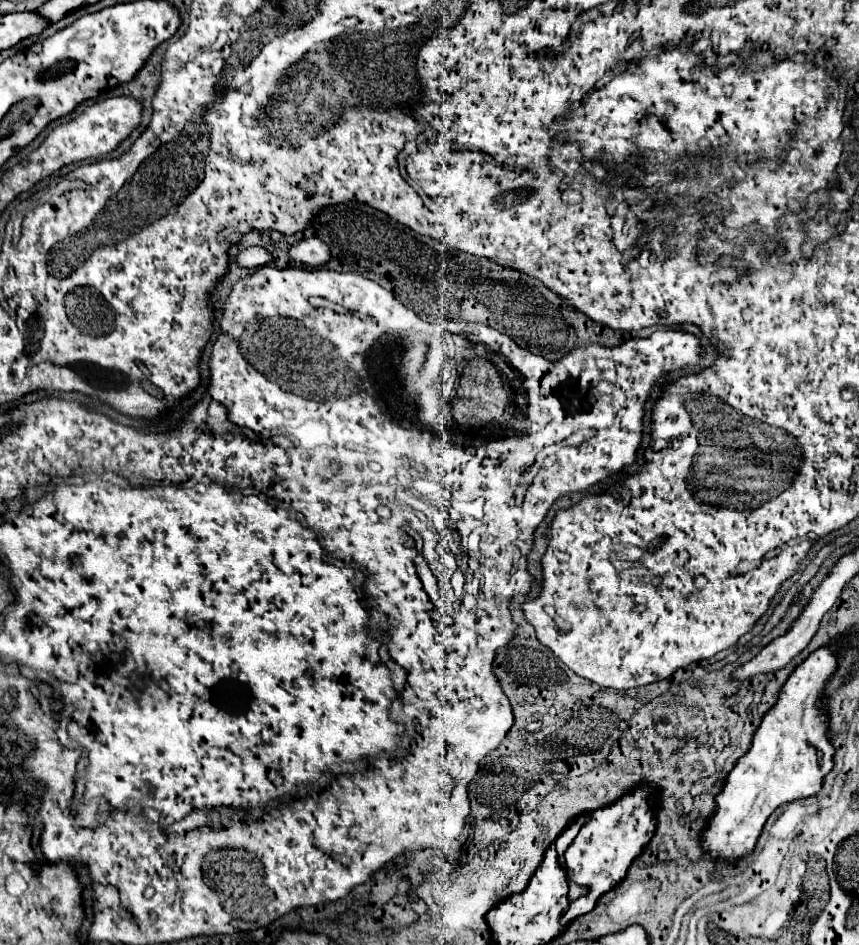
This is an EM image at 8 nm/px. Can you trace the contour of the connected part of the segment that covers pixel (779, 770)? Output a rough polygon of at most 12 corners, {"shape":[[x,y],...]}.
{"shape":[[836,646],[782,686],[716,796],[704,850],[734,862],[832,770]]}

